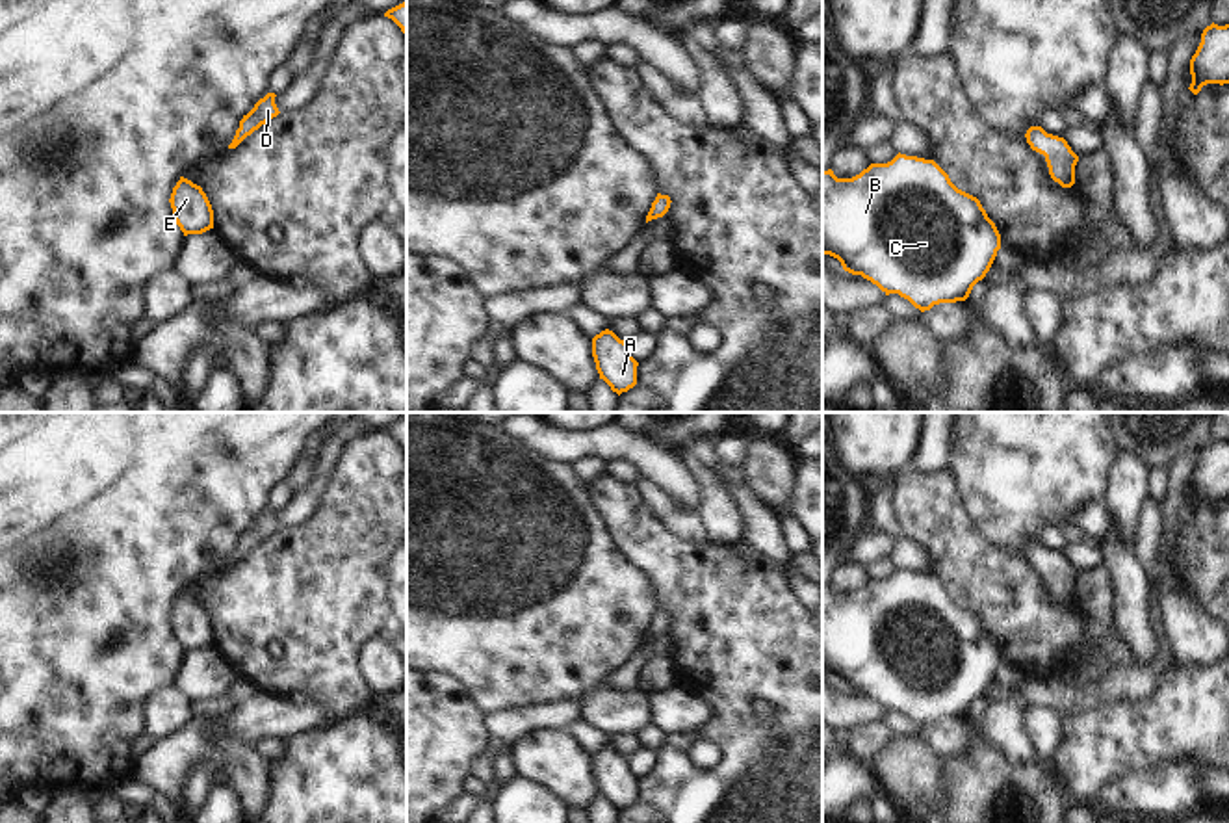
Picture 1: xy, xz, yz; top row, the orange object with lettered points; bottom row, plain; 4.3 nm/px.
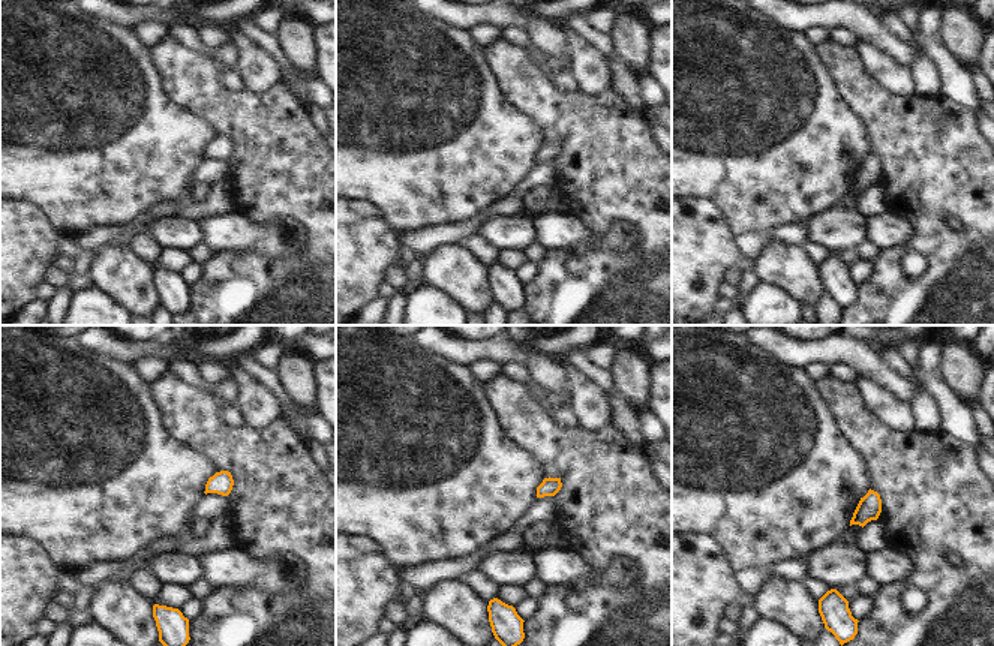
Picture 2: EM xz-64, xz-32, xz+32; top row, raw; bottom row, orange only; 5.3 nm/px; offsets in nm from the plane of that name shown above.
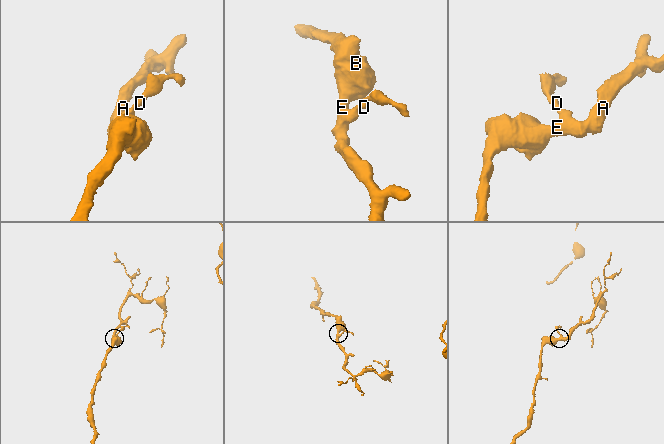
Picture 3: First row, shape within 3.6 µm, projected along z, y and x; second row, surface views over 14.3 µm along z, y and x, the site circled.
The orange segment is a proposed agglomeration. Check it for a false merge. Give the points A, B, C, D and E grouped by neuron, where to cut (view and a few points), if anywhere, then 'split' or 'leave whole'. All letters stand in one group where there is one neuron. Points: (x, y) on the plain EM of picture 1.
A B C D E; no cut; leave whole

